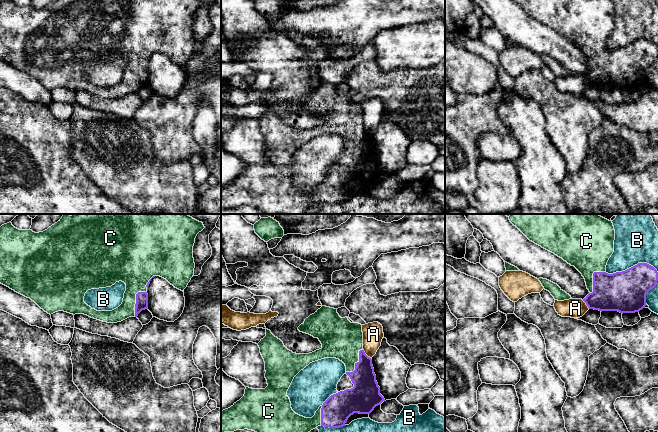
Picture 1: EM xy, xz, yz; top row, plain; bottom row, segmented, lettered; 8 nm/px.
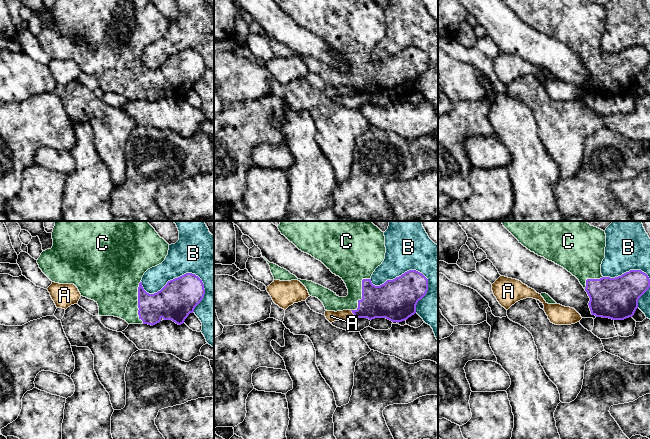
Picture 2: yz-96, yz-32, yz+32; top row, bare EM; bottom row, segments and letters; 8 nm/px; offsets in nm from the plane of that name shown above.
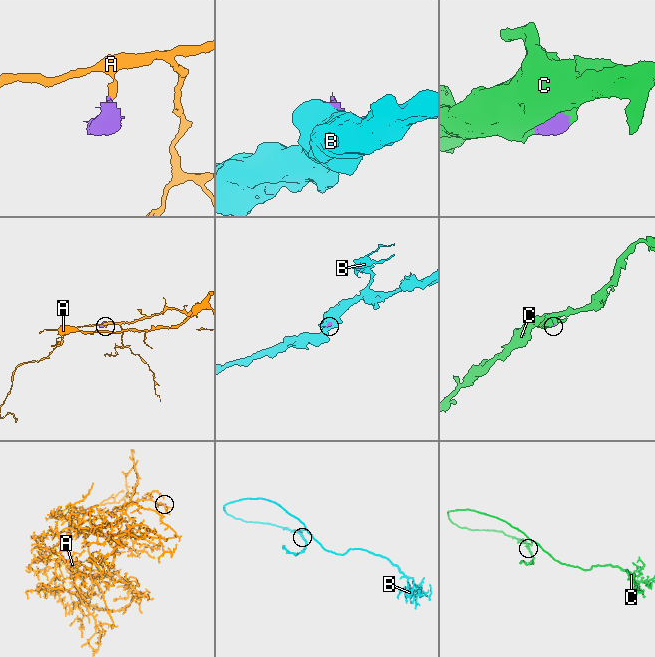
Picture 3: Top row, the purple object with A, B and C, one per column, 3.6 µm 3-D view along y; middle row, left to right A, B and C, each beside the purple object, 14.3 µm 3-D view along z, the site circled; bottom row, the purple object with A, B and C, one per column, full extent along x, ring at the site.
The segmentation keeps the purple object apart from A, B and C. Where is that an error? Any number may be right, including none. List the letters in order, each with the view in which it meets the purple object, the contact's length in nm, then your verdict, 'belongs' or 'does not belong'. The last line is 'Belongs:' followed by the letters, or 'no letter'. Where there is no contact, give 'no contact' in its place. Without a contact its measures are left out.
A: xz | 100 nm | does not belong
B: yz | 420 nm | does not belong
C: xy | 220 nm | belongs
Belongs: C

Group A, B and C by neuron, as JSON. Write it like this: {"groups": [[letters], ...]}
{"groups": [["A"], ["B"], ["C"]]}

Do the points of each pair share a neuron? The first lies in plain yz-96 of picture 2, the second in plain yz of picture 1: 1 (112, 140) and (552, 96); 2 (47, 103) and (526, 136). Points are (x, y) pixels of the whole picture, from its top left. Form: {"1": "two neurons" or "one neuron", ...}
{"1": "one neuron", "2": "two neurons"}

